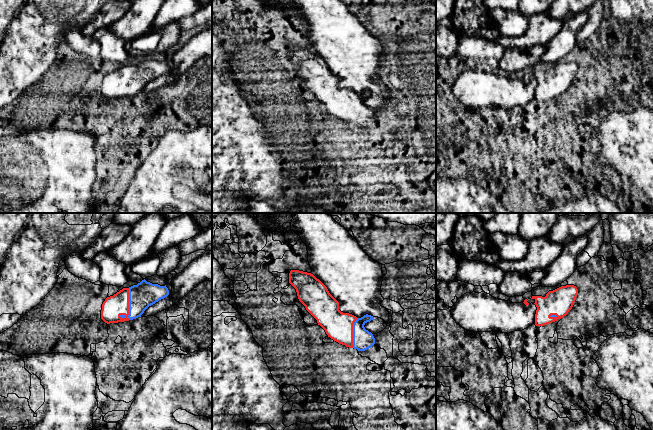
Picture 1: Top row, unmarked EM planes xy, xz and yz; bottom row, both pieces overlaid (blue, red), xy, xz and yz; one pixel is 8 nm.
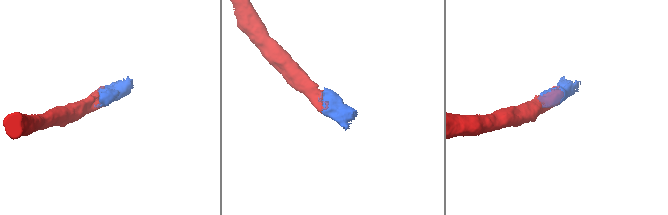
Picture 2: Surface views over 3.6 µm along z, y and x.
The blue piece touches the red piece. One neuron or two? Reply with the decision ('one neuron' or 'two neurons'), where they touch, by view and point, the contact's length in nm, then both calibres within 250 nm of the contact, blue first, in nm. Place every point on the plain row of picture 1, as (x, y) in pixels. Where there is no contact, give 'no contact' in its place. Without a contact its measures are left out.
one neuron | xy (129, 81) | 260 nm | 200/170 nm

